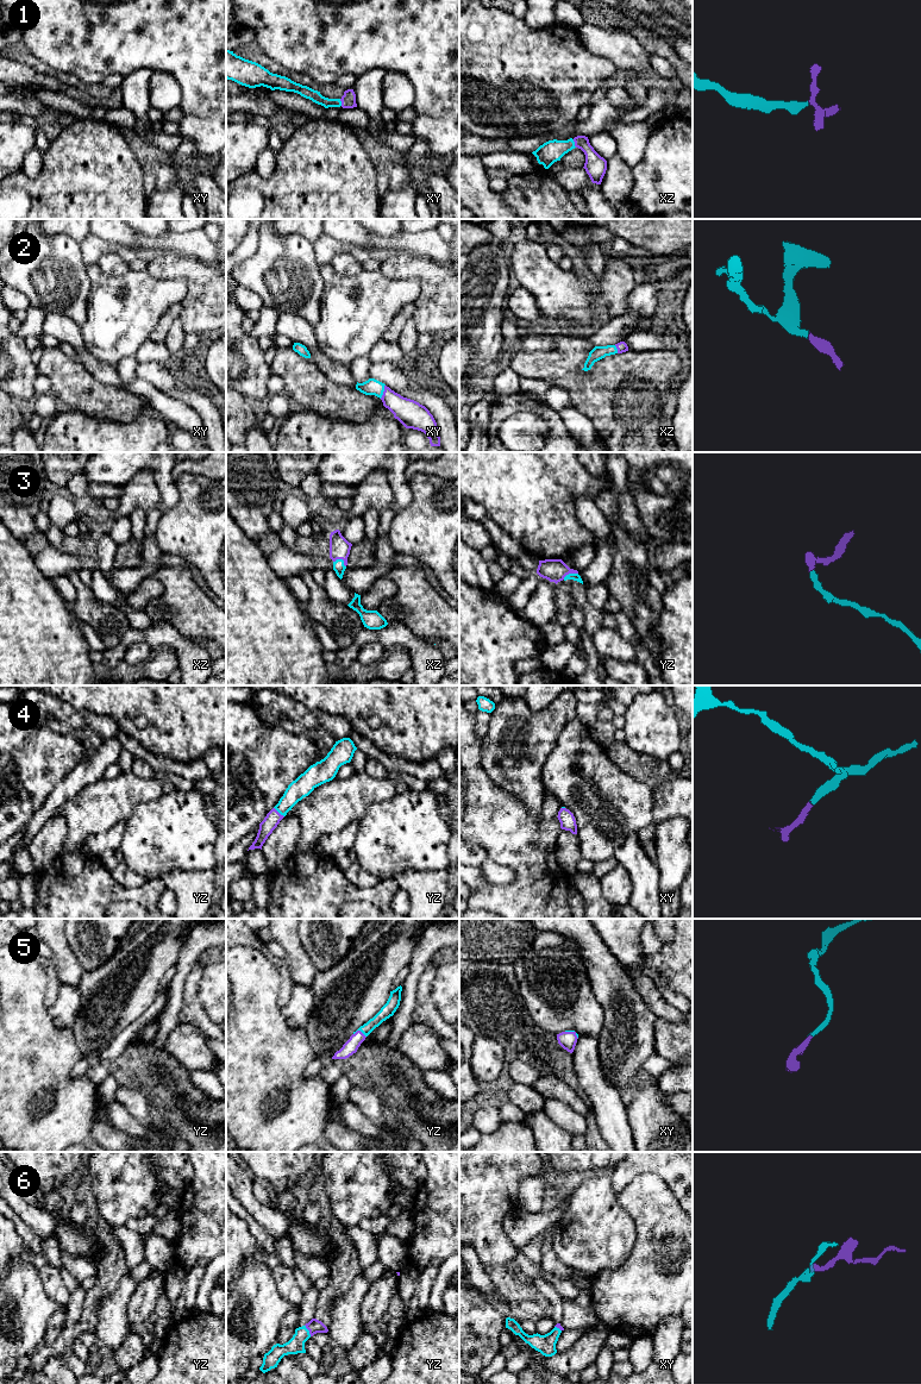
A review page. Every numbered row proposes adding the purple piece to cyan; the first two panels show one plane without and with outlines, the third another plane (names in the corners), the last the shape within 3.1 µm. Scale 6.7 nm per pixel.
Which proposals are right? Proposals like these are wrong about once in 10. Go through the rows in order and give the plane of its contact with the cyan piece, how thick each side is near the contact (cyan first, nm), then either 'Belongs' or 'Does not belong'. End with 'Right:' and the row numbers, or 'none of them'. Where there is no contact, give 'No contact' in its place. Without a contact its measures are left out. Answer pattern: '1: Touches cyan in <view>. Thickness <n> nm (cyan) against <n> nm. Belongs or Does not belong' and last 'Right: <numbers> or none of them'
1: Touches cyan in xz. Thickness 150 nm (cyan) against 150 nm. Belongs
2: Touches cyan in xy. Thickness 110 nm (cyan) against 180 nm. Belongs
3: Touches cyan in xz. Thickness 80 nm (cyan) against 140 nm. Belongs
4: Touches cyan in yz. Thickness 140 nm (cyan) against 100 nm. Belongs
5: Touches cyan in yz. Thickness 90 nm (cyan) against 90 nm. Belongs
6: Touches cyan in yz. Thickness 110 nm (cyan) against 100 nm. Belongs
Right: 1, 2, 3, 4, 5, 6

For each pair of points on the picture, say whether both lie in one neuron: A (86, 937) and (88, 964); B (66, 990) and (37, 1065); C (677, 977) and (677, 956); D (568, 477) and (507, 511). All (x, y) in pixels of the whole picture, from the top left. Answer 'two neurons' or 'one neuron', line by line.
A: one neuron
B: two neurons
C: one neuron
D: one neuron

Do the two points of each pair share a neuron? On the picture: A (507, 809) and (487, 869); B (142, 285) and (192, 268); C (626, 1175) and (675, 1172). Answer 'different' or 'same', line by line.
A: different
B: different
C: same

